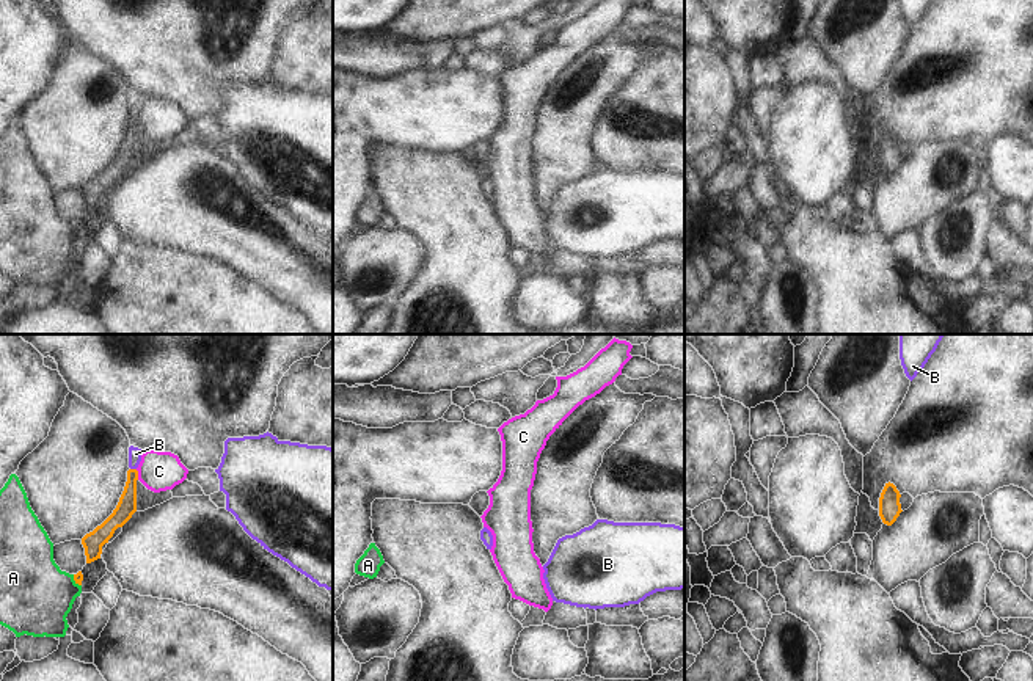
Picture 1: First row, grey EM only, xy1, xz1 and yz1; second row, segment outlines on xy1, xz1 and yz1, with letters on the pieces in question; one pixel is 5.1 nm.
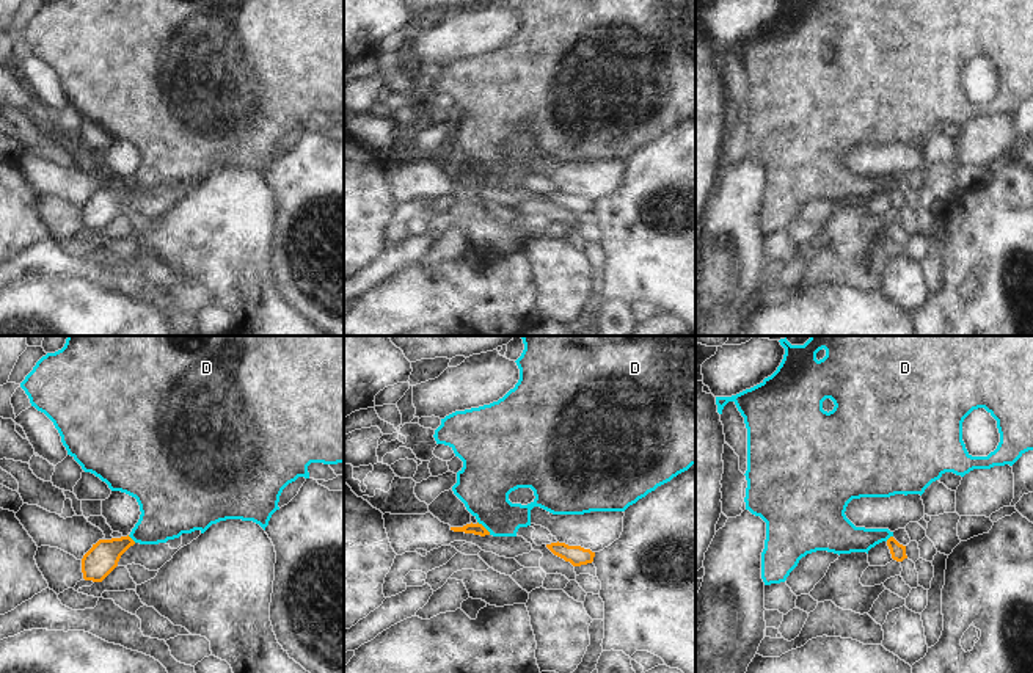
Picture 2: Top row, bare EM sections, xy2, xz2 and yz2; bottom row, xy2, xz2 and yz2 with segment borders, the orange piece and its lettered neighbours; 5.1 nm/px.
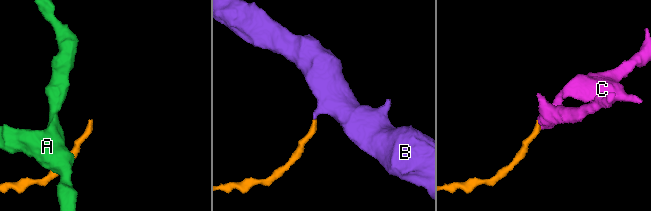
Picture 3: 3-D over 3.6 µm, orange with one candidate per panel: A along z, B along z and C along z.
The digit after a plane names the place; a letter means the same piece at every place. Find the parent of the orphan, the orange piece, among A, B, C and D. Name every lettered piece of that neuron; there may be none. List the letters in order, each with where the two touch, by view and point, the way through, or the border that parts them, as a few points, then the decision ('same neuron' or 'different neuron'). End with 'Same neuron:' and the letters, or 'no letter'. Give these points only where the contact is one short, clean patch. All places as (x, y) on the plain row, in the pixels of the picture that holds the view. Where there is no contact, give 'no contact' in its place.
A: xy1 (76, 229) | along xy1 (73, 223), (80, 234) | different neuron
B: xy1 (134, 118) | across xy1 (126, 156), (134, 118), (135, 102) | same neuron
C: xy1 (137, 123) | along xy1 (135, 118), (138, 127) | different neuron
D: xz2 (484, 176) | along xz2 (478, 170), (490, 182) | different neuron
Same neuron: B

